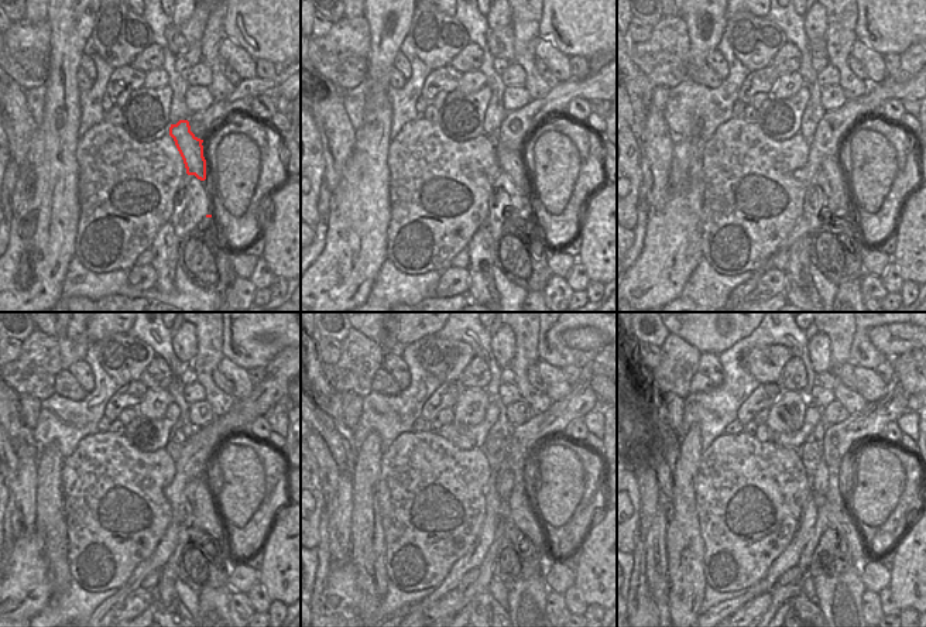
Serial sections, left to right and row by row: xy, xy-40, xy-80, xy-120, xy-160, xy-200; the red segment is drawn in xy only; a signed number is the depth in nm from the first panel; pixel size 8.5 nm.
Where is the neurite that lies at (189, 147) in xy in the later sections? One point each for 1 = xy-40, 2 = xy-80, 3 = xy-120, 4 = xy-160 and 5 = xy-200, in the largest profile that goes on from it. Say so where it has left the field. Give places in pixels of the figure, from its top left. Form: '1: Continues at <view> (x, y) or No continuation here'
1: Continues at xy-40 (510, 161)
2: Continues at xy-80 (830, 165)
3: Continues at xy-120 (205, 513)
4: Continues at xy-160 (521, 513)
5: Continues at xy-200 (843, 521)

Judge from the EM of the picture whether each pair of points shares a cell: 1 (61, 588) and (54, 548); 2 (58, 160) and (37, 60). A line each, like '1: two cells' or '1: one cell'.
1: one cell
2: two cells

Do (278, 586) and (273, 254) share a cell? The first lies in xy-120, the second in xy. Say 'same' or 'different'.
same

